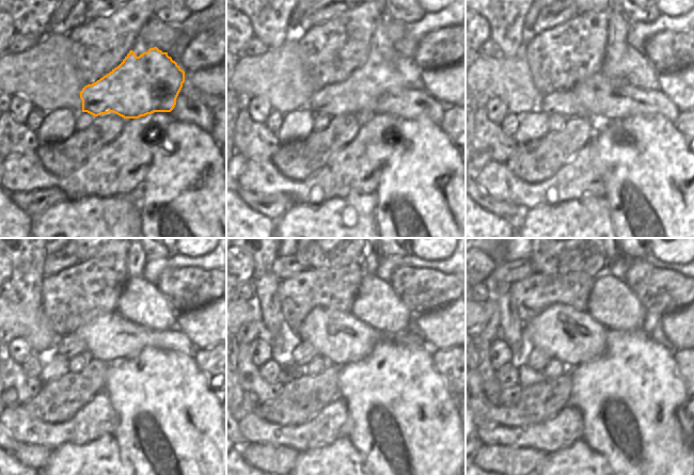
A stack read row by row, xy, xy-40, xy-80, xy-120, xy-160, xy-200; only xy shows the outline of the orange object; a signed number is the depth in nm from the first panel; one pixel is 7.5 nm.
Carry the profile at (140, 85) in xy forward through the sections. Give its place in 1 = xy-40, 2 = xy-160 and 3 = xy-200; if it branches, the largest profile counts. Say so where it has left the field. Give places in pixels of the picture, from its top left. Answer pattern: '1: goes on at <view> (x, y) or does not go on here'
1: goes on at xy-40 (358, 94)
2: goes on at xy-160 (303, 352)
3: goes on at xy-200 (538, 359)

